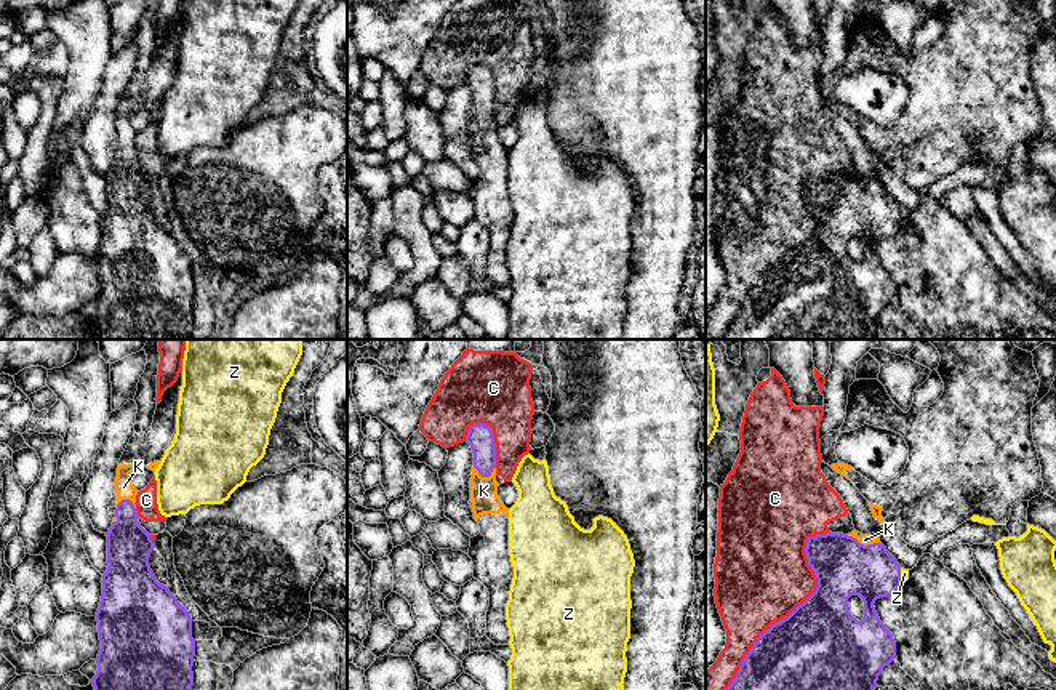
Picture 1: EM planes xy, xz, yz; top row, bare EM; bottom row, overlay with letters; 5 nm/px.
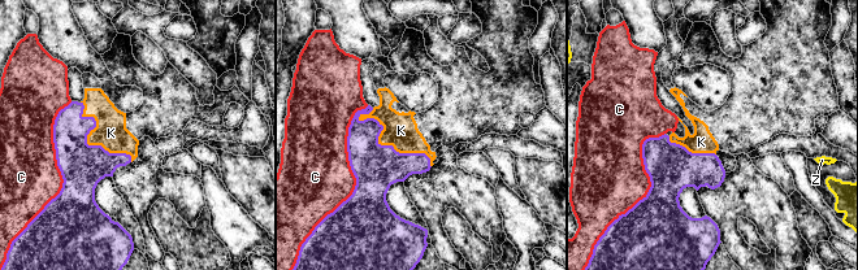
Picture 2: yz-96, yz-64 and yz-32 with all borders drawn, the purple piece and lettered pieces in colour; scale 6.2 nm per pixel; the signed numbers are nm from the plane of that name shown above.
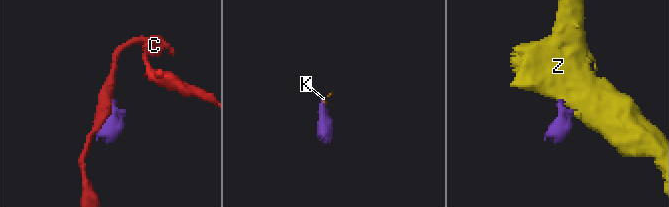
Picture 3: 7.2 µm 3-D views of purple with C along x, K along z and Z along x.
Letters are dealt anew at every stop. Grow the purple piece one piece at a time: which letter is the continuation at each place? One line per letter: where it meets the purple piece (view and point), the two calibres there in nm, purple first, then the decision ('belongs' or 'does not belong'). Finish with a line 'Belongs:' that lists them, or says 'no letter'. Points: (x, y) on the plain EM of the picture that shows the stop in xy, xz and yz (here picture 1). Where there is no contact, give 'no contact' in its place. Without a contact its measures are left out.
C: meets purple in yz at (794, 252); 480 nm thick on the purple side, 480 nm on the other; does not belong
K: meets purple in yz at (863, 186); 300 nm thick on the purple side, 50 nm on the other; belongs
Z: meets purple in yz at (900, 216); 280 nm thick on the purple side, 50 nm on the other; does not belong
Belongs: K

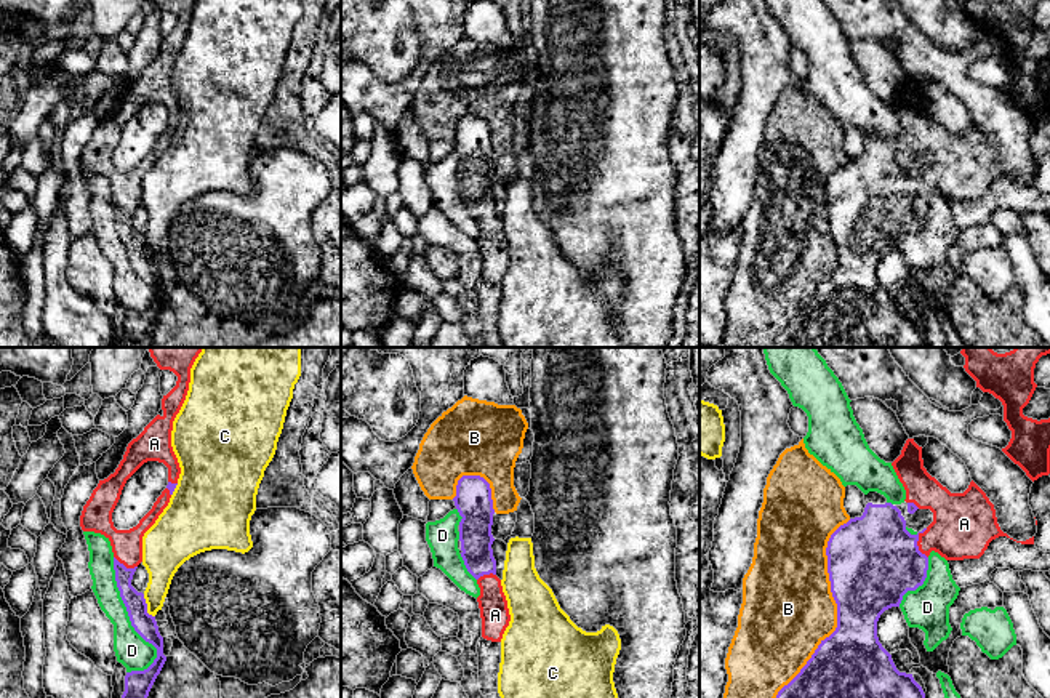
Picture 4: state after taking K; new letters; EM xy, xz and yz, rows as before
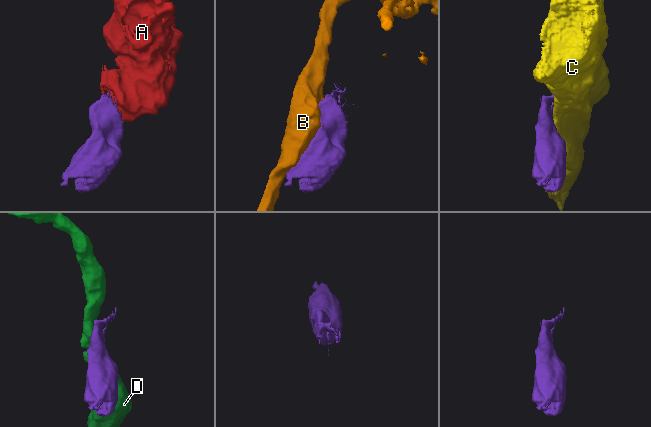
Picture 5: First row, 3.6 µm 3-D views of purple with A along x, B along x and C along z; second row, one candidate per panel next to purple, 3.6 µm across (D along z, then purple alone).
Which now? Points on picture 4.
A: meets purple in yz at (916, 184); 460 nm thick on the purple side, 320 nm on the other; belongs
B: meets purple in yz at (837, 252); 420 nm thick on the purple side, 460 nm on the other; does not belong
C: meets purple in xy at (146, 248); 110 nm thick on the purple side, 180 nm on the other; does not belong
D: meets purple in xy at (128, 256); 110 nm thick on the purple side, 170 nm on the other; does not belong
Belongs: A

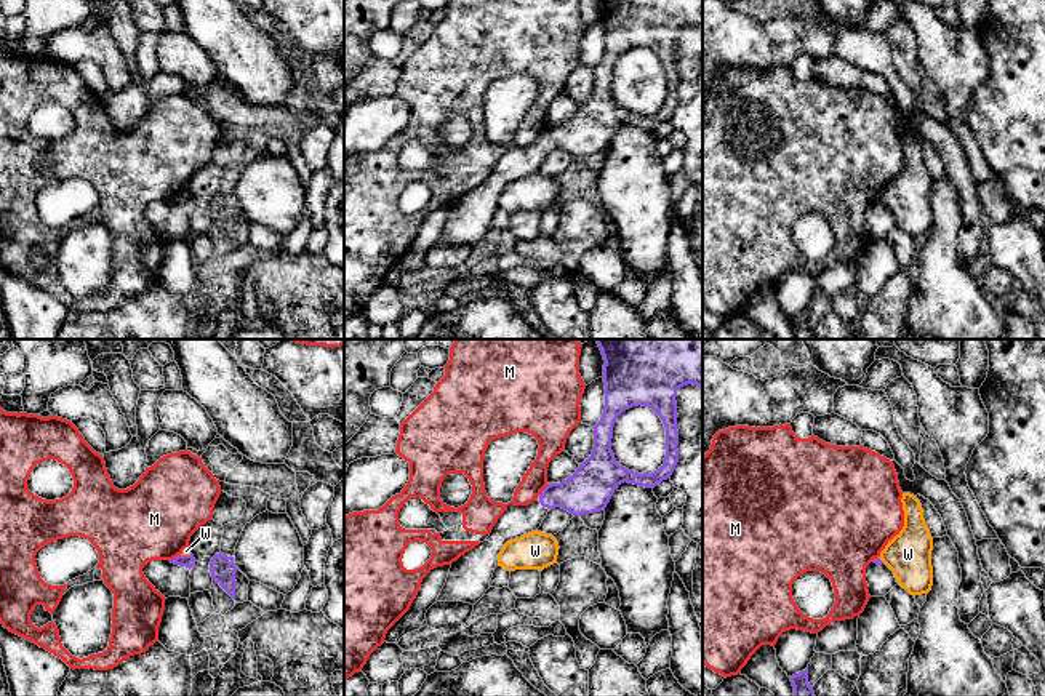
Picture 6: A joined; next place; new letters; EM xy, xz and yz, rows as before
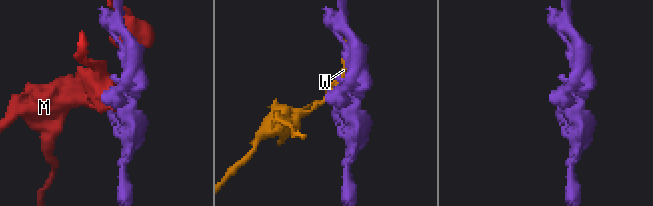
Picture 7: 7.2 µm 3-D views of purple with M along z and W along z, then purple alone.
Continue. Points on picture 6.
M: meets purple in xy at (176, 199); 60 nm thick on the purple side, 400 nm on the other; does not belong
W: meets purple in xy at (186, 197); 60 nm thick on the purple side, 30 nm on the other; does not belong
Belongs: no letter

